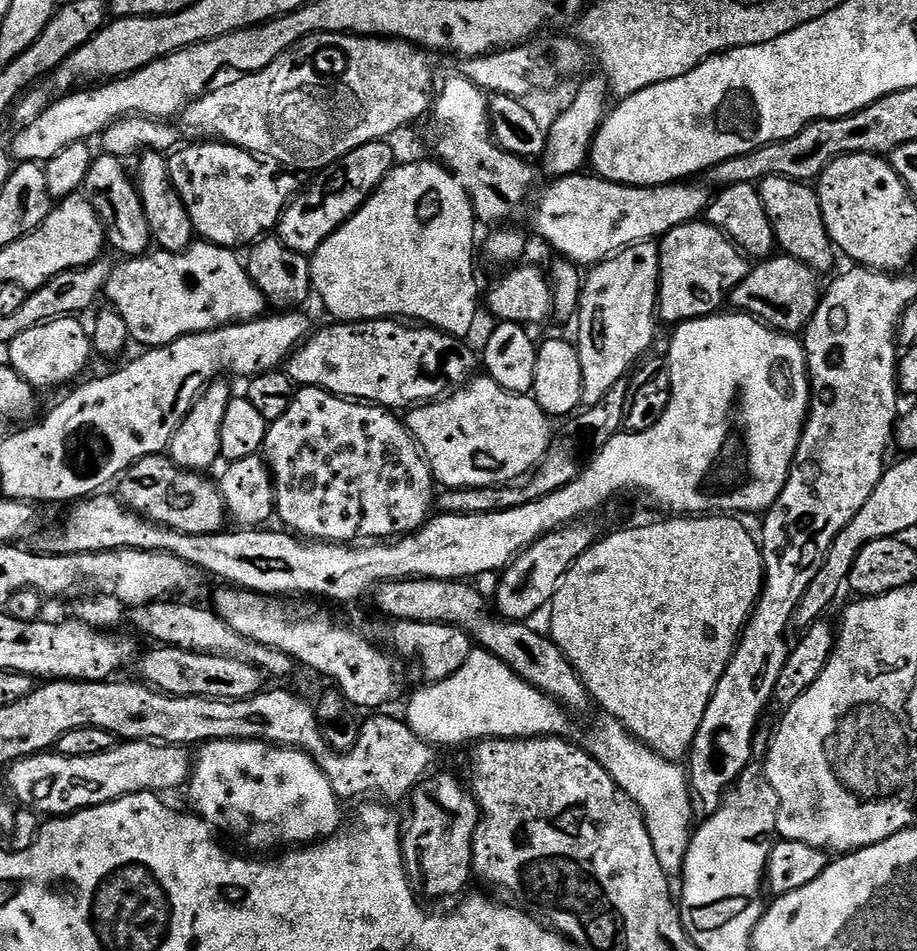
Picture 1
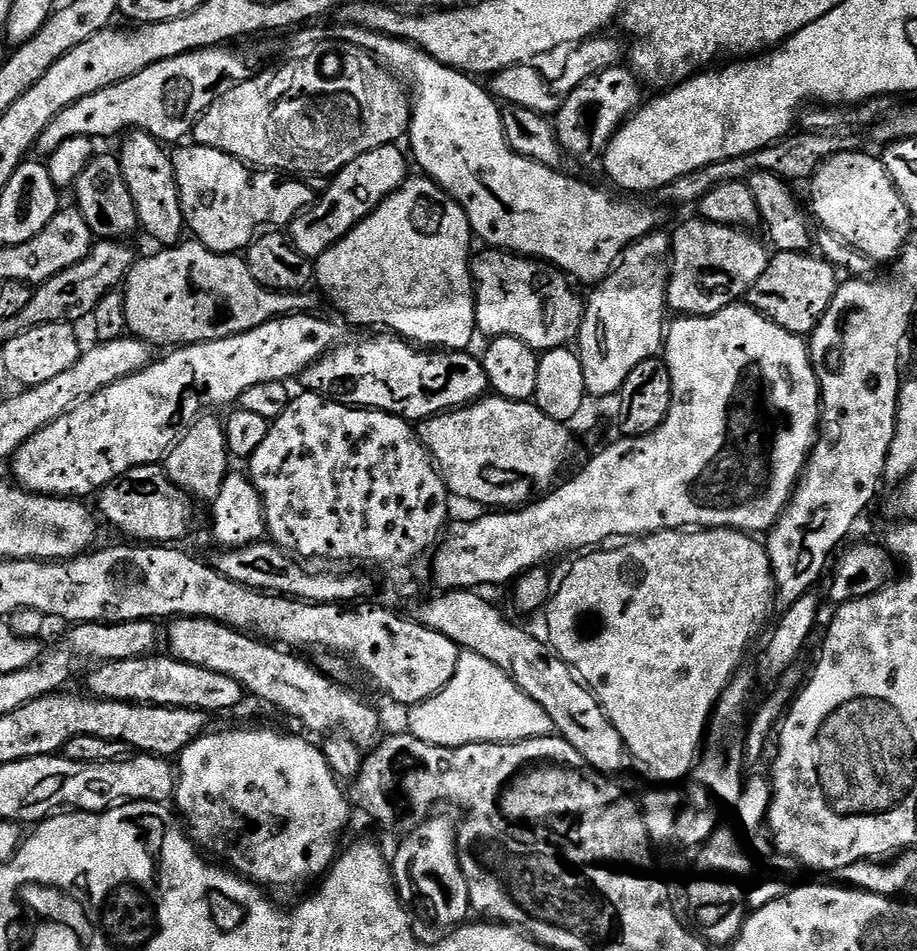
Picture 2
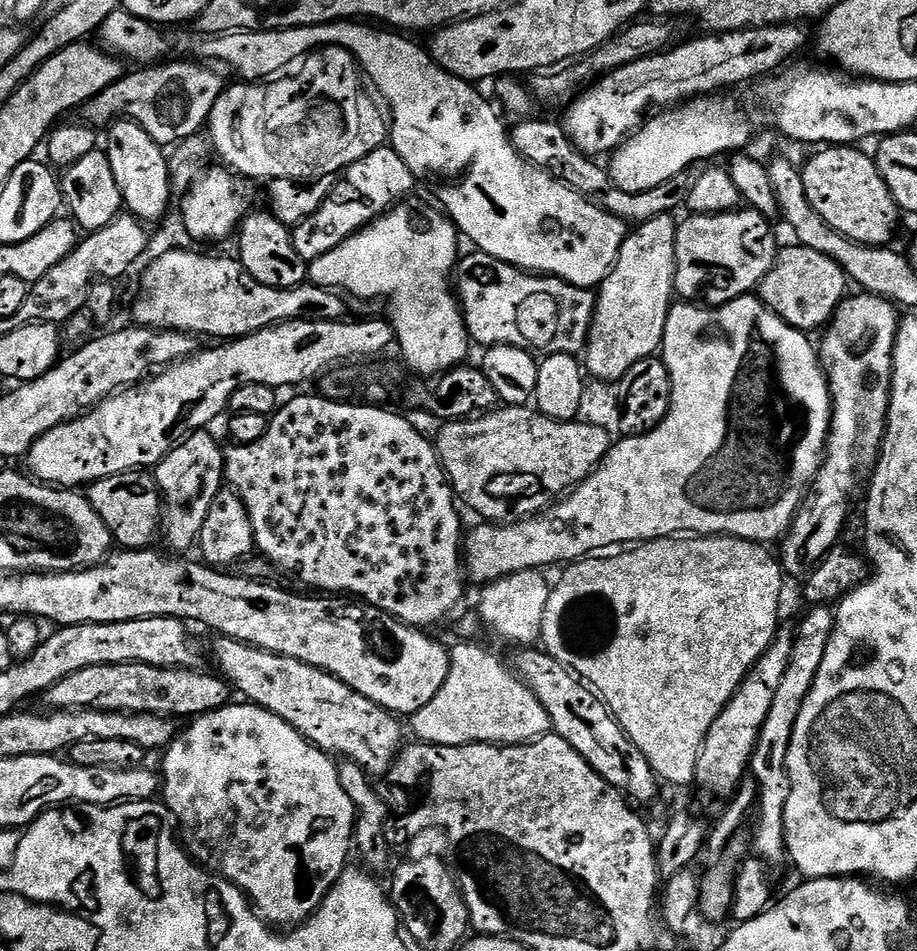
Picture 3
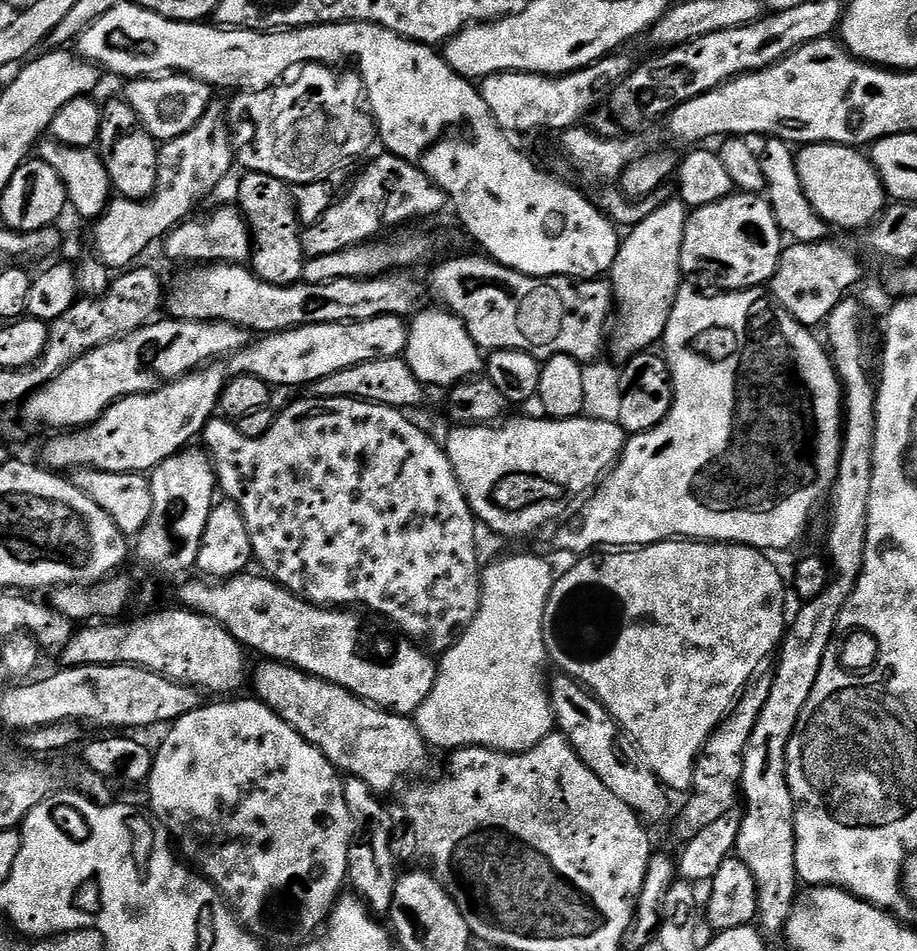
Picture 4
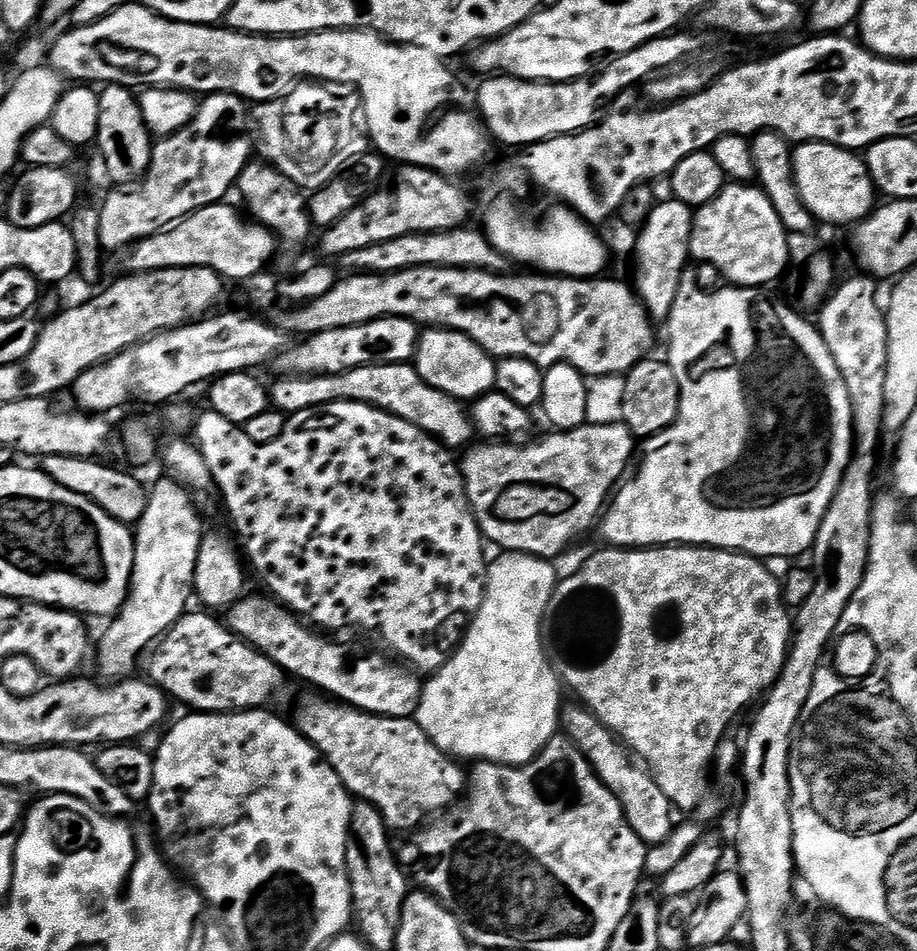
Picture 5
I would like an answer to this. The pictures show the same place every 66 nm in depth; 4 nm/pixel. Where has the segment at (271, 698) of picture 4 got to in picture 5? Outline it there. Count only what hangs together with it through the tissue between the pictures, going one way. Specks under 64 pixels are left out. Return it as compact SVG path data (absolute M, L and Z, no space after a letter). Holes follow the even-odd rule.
M320 694L312 695L316 696L306 697L296 708L296 720L294 719L296 731L302 733L317 748L357 801L373 804L380 811L384 825L393 833L408 832L416 827L419 829L429 819L427 816L431 812L443 813L465 795L465 769L460 769L461 765L449 753L443 752L421 730L415 719L373 716L370 712L361 712L360 709L335 698L325 698Z

